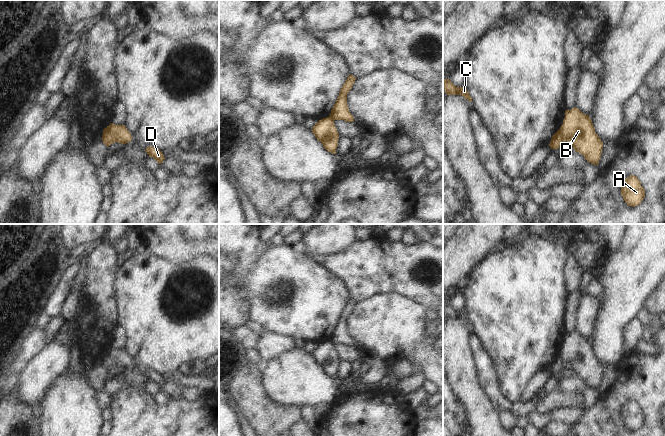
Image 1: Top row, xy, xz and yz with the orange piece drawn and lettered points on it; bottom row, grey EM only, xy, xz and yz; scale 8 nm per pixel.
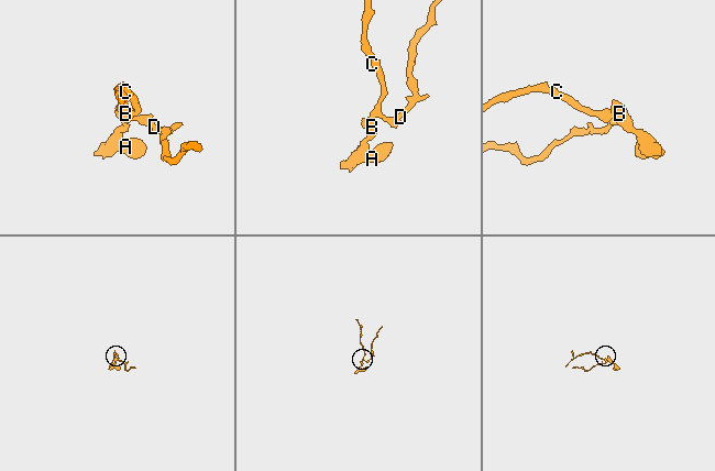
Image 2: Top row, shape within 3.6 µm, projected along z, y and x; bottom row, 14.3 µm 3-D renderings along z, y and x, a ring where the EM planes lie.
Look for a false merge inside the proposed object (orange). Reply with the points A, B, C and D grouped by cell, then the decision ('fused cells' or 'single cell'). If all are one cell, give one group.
A B / C D; fused cells

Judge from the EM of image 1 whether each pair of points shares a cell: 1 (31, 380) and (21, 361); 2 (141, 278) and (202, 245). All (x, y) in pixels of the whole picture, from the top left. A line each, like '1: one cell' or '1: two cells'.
1: two cells
2: two cells

